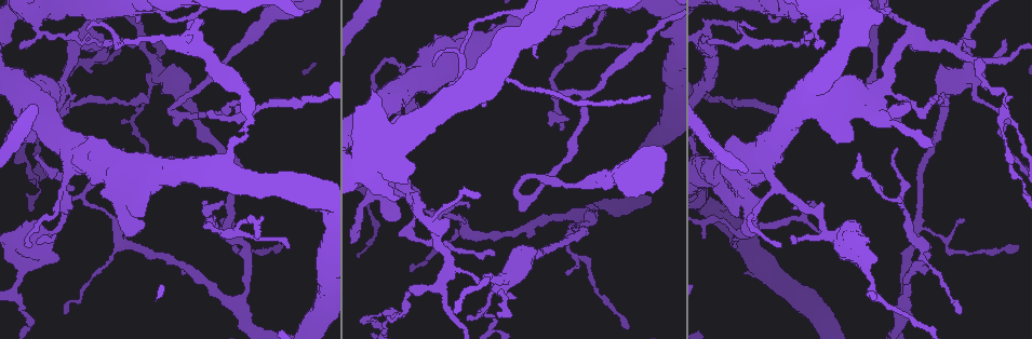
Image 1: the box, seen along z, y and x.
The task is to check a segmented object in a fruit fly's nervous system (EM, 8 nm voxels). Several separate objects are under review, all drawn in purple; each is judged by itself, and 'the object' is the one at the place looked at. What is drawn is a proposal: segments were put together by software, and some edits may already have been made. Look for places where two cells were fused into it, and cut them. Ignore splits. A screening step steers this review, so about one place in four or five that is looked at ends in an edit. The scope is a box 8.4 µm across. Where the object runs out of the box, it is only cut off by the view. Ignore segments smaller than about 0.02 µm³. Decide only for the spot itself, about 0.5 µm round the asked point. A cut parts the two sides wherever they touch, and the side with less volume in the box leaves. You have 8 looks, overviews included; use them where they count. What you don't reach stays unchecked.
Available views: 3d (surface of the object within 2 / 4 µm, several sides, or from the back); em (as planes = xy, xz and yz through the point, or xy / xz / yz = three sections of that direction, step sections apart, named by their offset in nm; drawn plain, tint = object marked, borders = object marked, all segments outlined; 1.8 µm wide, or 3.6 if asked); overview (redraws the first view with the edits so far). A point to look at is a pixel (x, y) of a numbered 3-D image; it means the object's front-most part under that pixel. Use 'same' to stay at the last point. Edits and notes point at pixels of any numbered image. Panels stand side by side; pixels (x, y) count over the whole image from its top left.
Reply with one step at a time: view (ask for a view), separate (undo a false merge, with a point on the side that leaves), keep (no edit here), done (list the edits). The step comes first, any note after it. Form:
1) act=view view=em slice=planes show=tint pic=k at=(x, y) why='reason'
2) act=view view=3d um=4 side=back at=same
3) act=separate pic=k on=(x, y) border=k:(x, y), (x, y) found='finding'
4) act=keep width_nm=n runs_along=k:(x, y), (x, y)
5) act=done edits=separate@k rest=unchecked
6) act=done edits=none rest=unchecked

act=view view=3d um=4 pic=1 at=(380, 123)

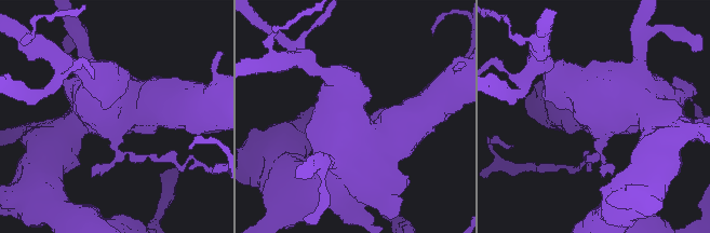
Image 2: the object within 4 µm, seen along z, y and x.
act=view view=em um=3.6 slice=xy step=8 show=tint pic=2 at=(601, 136) why='need the tissue'

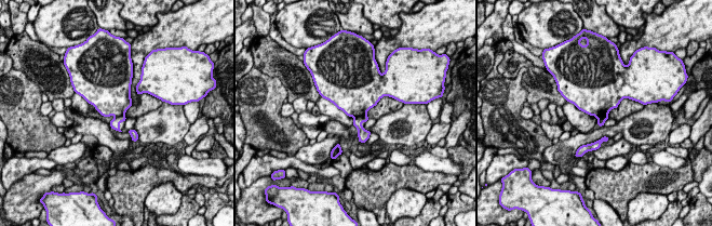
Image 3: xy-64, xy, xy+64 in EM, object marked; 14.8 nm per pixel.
act=view view=em um=3.6 slice=planes show=tint at=same

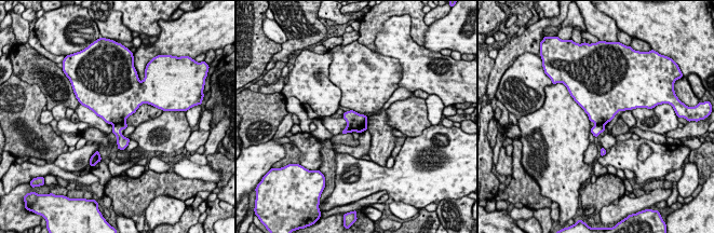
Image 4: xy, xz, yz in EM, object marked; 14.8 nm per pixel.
act=separate pic=4 on=(121, 139) border=4:(124, 121), (112, 125) found='two cells meet here'

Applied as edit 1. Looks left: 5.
act=view view=3d um=4 pic=1 at=(387, 312) why='thin neck'

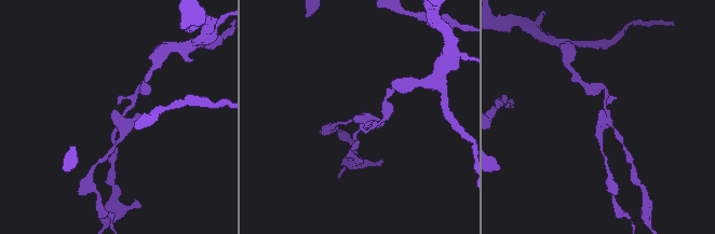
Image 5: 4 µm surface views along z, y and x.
act=view view=em um=3.6 slice=planes show=tint pic=5 at=(361, 121) why='need the tissue'

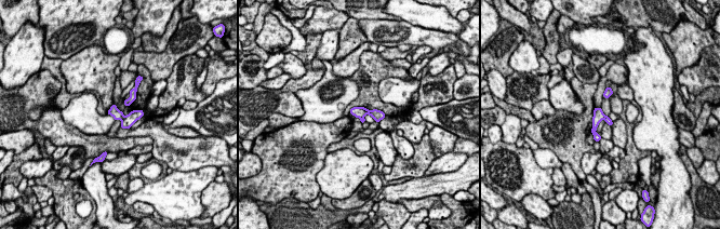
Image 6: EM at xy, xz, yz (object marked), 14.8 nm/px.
act=separate pic=6 on=(598, 113) border=6:(603, 116), (604, 119) found='two cells meet here'

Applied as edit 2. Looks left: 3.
act=done edits=separate@4,separate@6 rest=unchecked

